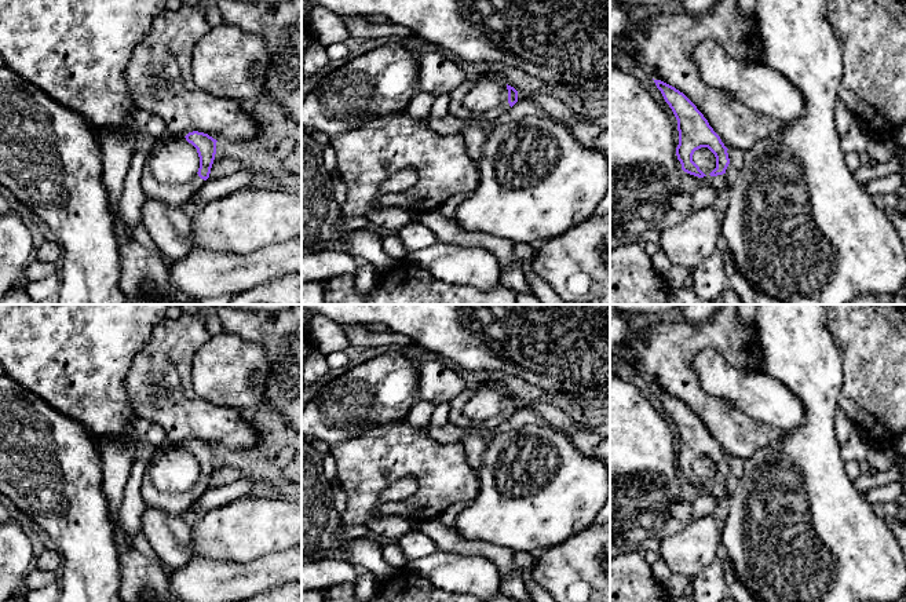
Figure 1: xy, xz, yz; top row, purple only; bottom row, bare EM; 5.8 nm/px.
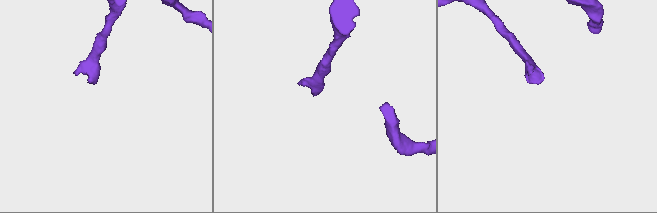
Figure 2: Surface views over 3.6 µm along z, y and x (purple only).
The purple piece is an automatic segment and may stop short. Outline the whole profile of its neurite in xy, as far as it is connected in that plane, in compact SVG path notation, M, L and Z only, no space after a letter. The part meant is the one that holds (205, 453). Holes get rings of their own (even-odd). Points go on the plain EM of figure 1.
M198 439L189 441L185 446L197 457L200 466L198 481L185 492L164 493L157 489L149 473L146 473L142 478L140 488L140 495L146 506L160 508L172 515L187 517L190 507L209 486L218 449Z

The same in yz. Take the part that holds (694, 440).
M654 388L654 391L677 428L679 453L676 464L682 473L682 478L698 486L706 485L693 470L693 463L701 456L708 456L716 466L716 477L709 484L717 485L726 482L730 473L728 457L704 423L675 395L661 388Z

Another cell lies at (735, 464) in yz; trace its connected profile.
M728 457L727 461L728 461L730 473L726 478L726 486L728 492L733 492L737 488L738 481L744 475L745 460L738 457Z

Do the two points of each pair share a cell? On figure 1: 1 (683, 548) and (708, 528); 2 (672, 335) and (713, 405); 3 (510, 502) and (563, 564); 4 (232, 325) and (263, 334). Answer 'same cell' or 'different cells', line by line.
1: same cell
2: same cell
3: different cells
4: same cell

